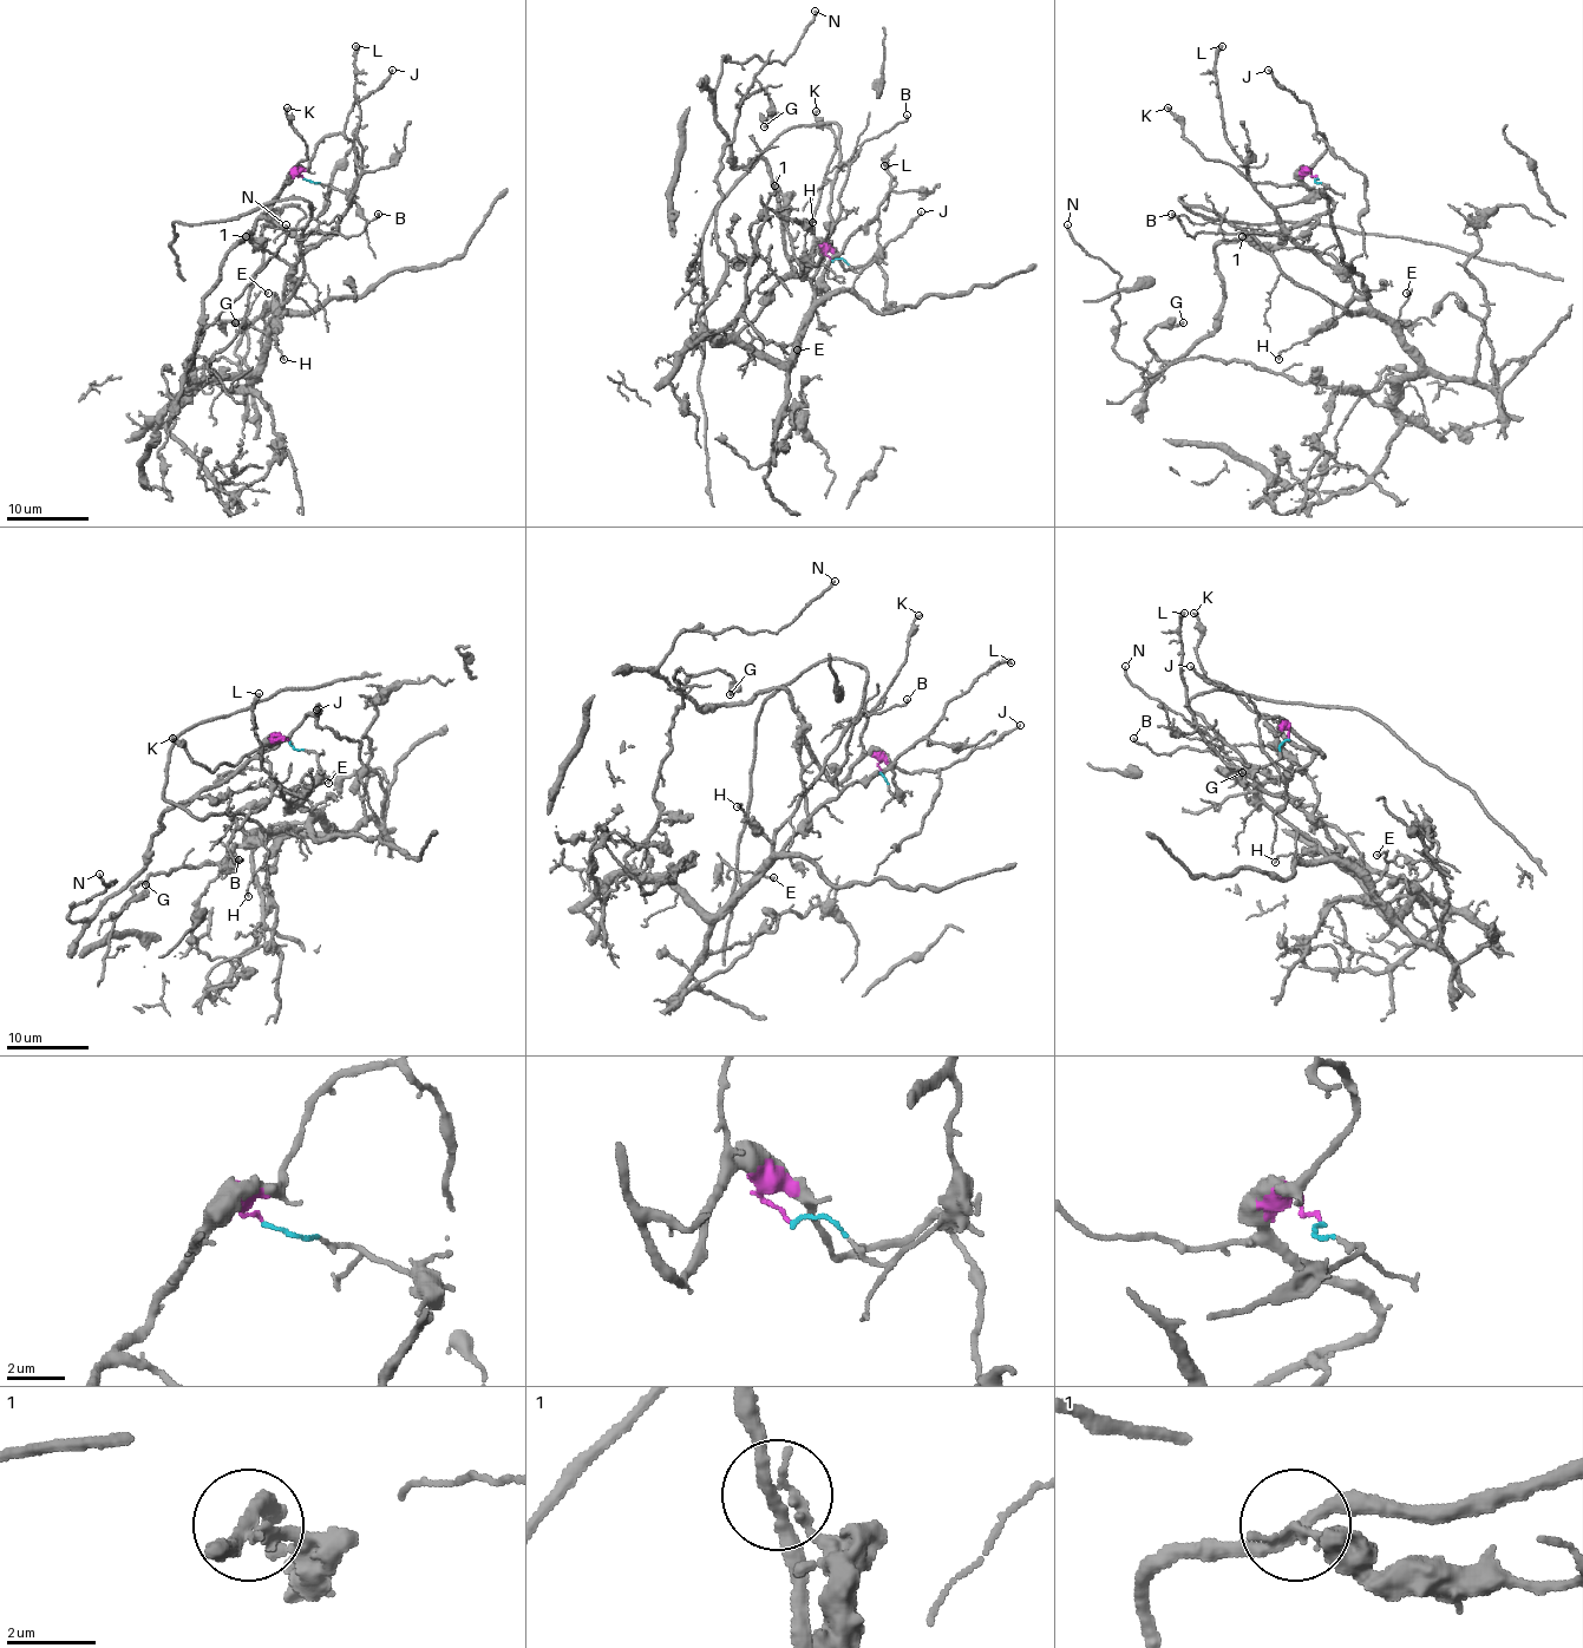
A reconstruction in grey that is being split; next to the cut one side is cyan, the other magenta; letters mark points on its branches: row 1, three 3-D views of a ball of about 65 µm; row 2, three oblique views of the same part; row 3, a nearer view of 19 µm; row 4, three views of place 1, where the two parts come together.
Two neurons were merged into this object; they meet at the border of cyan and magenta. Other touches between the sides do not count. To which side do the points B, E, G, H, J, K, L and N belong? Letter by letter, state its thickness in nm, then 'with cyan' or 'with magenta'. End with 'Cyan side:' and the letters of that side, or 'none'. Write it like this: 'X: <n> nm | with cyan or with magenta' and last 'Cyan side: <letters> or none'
B: 150 nm | with magenta
E: 120 nm | with cyan
G: 140 nm | with cyan
H: 110 nm | with cyan
J: 140 nm | with magenta
K: 160 nm | with magenta
L: 340 nm | with cyan
N: 150 nm | with magenta
Cyan side: E, G, H, L

